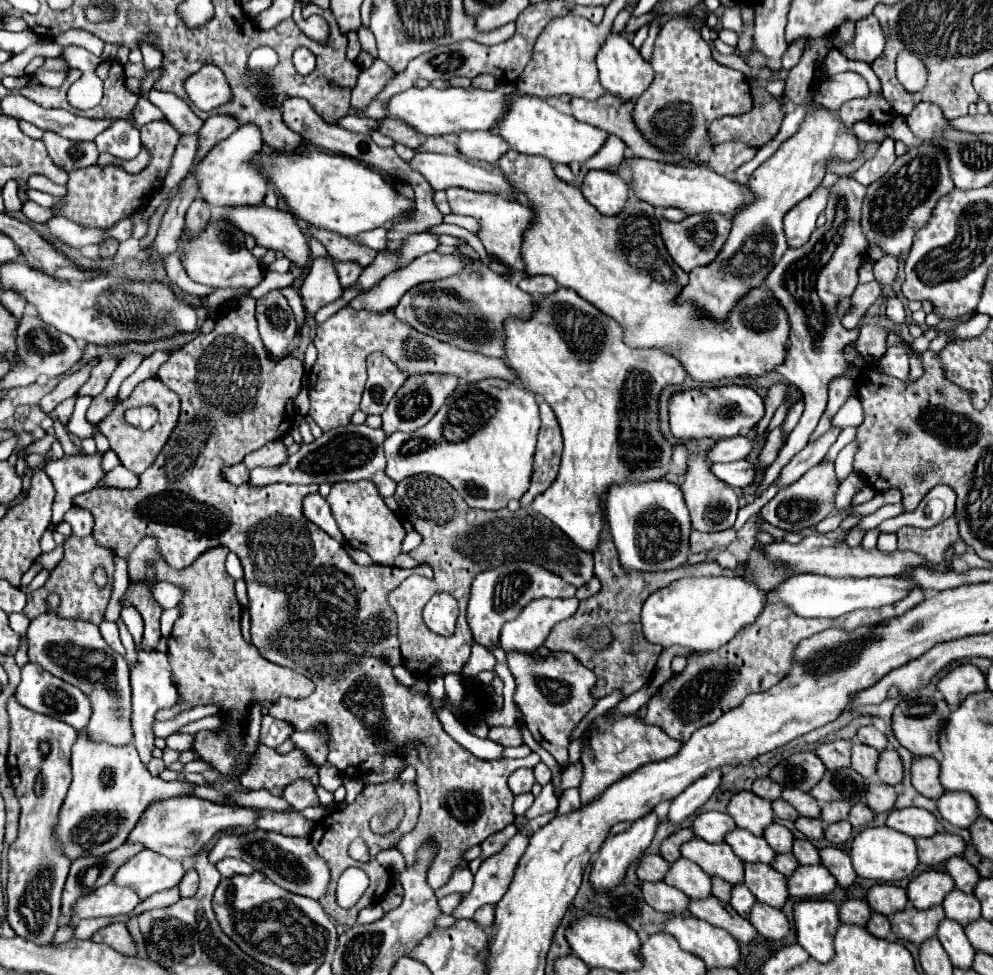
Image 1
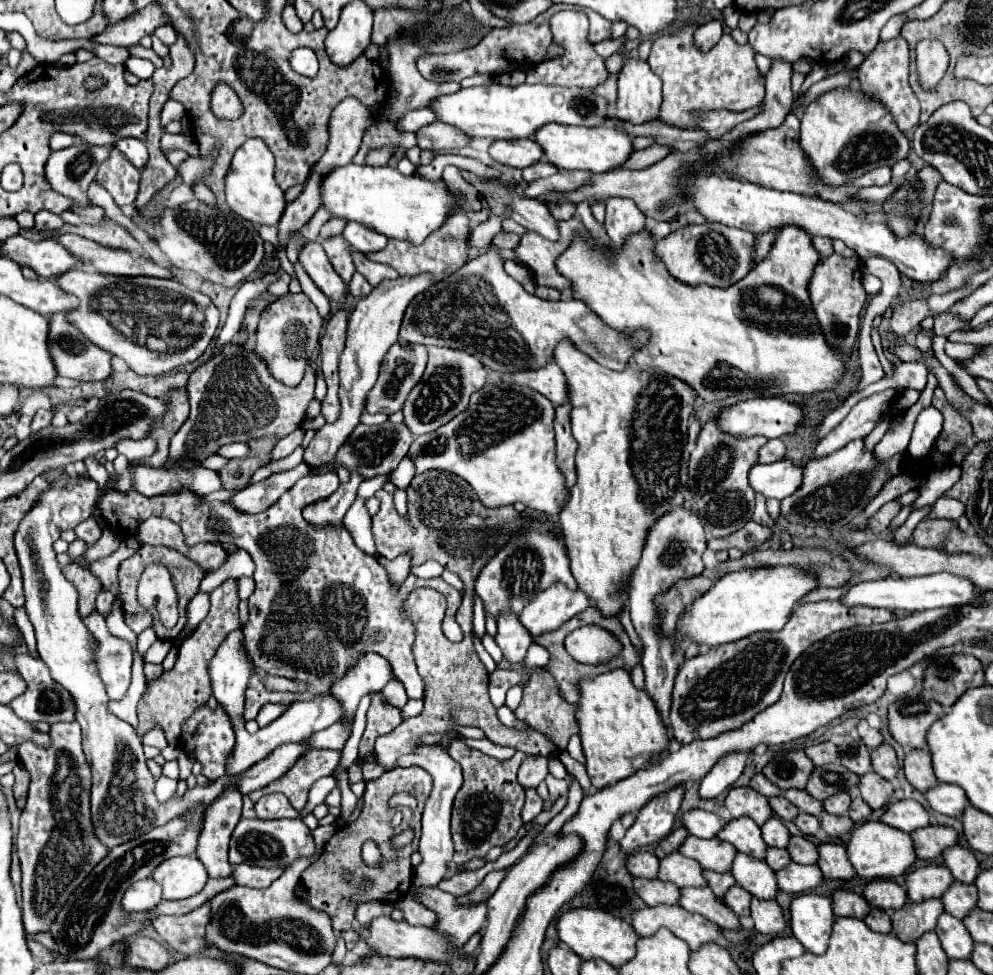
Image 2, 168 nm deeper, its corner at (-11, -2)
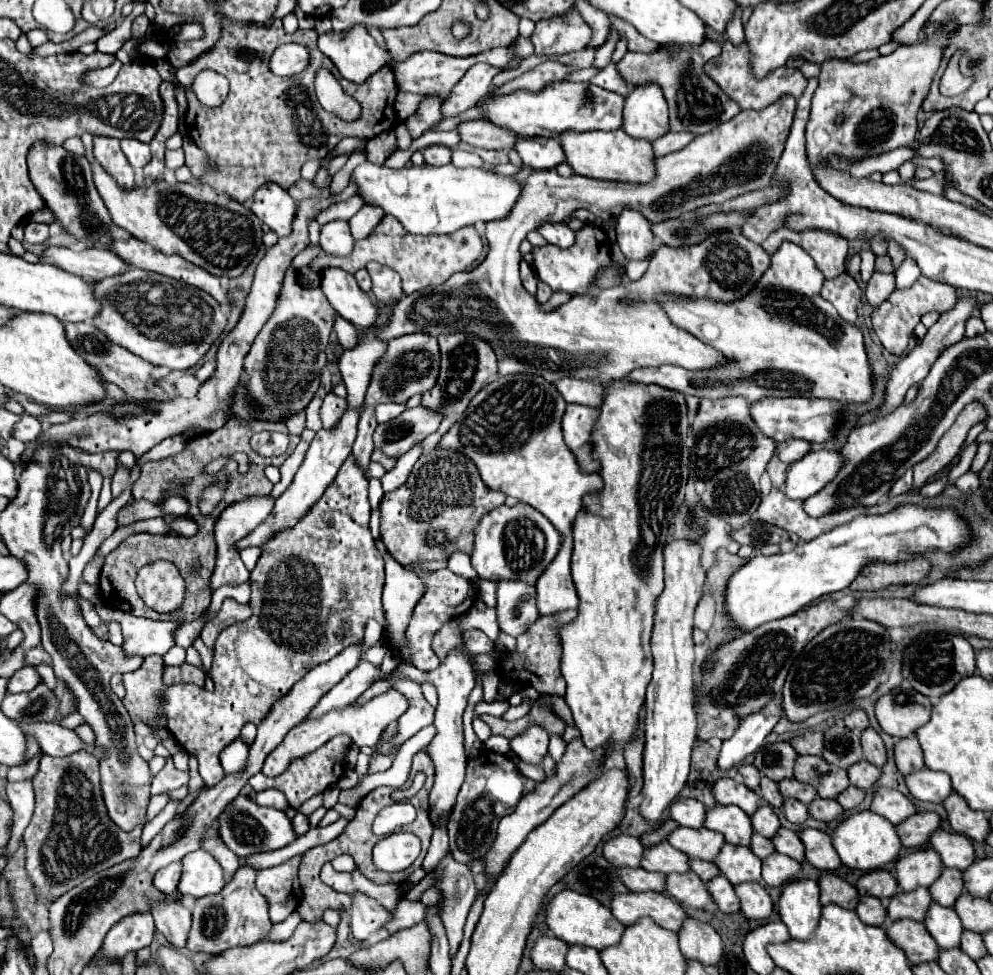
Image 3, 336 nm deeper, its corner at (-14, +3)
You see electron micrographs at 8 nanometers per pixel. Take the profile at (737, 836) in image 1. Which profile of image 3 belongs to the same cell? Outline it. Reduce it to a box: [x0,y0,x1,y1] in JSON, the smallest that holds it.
[704,805,752,847]

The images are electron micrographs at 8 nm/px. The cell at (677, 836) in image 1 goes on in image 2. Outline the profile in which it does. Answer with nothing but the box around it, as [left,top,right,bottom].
[655,828,689,858]

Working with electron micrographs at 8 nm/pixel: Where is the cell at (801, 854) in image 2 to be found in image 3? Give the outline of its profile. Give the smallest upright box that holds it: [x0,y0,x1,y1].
[770,829,804,861]

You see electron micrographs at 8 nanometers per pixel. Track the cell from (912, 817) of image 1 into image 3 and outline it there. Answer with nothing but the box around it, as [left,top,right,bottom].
[870,787,916,825]

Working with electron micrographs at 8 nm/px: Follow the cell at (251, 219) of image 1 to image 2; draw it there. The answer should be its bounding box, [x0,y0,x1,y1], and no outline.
[299,242,347,304]

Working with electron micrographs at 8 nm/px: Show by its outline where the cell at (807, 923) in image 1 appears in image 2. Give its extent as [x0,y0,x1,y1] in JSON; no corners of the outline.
[791,894,835,954]

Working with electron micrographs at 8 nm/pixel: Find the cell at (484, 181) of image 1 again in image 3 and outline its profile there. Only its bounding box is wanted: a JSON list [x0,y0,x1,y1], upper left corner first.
[538,223,574,249]

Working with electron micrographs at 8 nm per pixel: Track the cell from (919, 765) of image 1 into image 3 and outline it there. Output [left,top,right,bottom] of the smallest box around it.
[894,737,924,775]

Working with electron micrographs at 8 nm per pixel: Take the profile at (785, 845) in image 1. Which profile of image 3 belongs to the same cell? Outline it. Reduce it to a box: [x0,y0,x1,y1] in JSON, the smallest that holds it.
[750,805,780,837]

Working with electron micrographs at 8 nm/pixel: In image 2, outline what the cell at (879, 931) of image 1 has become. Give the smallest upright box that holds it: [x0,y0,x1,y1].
[865,908,891,934]

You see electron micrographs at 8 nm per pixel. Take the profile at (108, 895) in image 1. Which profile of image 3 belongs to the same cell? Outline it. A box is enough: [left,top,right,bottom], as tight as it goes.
[154,861,182,893]

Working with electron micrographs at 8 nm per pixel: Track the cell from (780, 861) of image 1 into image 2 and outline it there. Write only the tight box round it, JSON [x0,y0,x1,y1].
[765,848,791,870]

